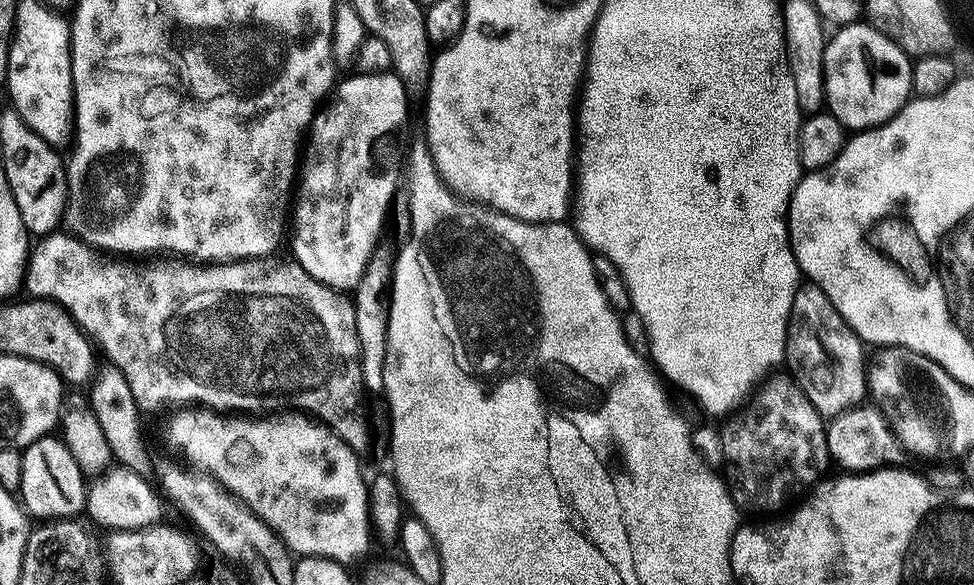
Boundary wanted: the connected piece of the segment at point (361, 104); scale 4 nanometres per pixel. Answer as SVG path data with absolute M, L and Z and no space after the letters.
M381 75L366 97L358 98L357 101L333 99L327 107L317 111L312 120L312 127L302 148L302 163L298 168L290 244L292 240L291 255L302 266L309 280L326 289L355 289L377 251L376 243L388 220L388 207L396 196L396 187L402 184L399 132L408 116L408 99L409 93L399 76Z

